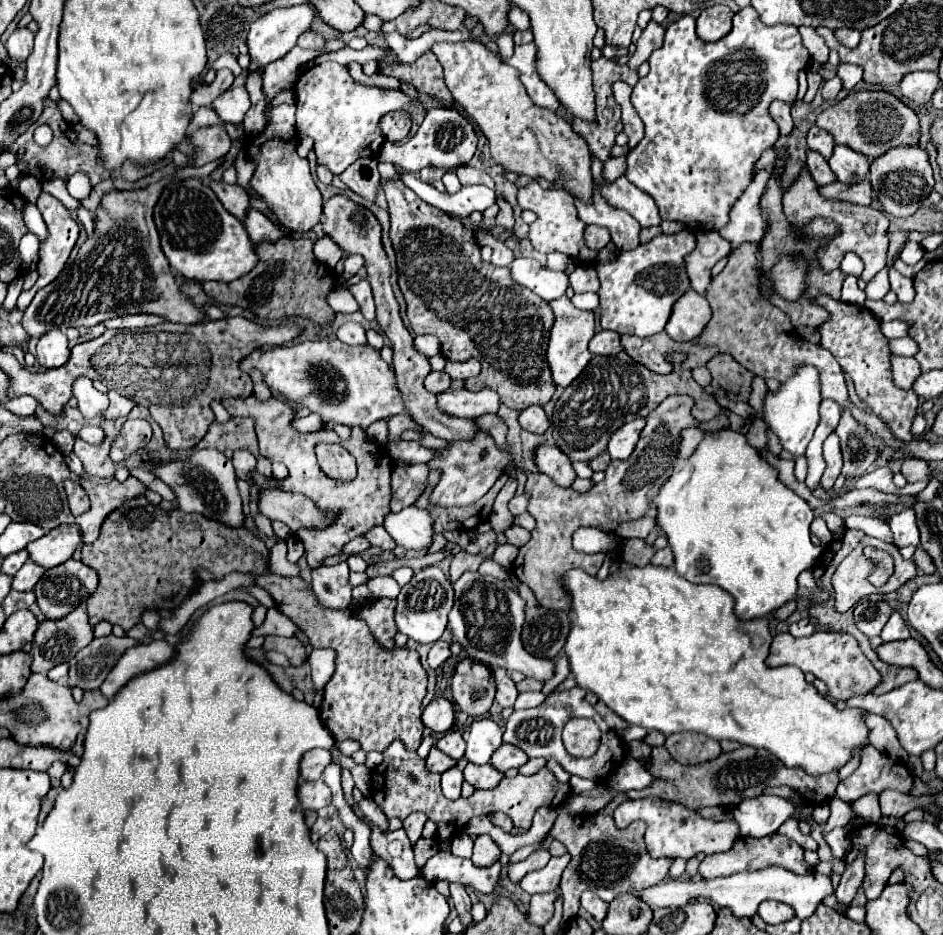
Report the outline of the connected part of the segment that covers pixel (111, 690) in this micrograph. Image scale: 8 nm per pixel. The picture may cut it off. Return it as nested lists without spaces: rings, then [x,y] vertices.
[[[154,640],[150,644],[138,644],[134,648],[128,648],[118,664],[114,664],[114,668],[110,670],[110,676],[106,676],[100,692],[104,690],[104,696],[110,700],[130,678],[168,662],[172,656],[174,648],[164,640]]]

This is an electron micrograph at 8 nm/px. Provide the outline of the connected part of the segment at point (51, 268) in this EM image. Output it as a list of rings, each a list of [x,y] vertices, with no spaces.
[[[42,192],[36,206],[38,206],[38,210],[42,212],[42,218],[44,218],[50,234],[48,234],[46,242],[44,242],[42,248],[40,248],[40,262],[38,262],[38,274],[40,274],[40,278],[38,278],[38,282],[36,282],[30,290],[24,290],[24,292],[18,296],[18,310],[20,310],[20,312],[24,312],[24,310],[30,306],[30,300],[34,298],[34,294],[36,294],[40,288],[44,288],[46,284],[50,284],[52,280],[56,280],[56,276],[64,270],[66,260],[68,260],[68,256],[70,256],[76,240],[78,240],[78,224],[70,218],[70,212],[68,212],[68,208],[62,206],[62,202],[58,202],[58,200],[56,200],[52,194],[48,194],[48,192]]]

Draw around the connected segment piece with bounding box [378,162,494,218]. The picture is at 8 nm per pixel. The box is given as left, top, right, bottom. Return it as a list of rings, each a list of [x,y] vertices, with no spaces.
[[[378,163],[378,170],[382,180],[398,176],[404,184],[408,184],[422,200],[428,204],[434,204],[436,208],[458,216],[458,218],[468,218],[472,212],[484,212],[488,206],[494,204],[494,192],[488,190],[486,186],[464,186],[458,194],[438,194],[430,184],[414,178],[412,173],[404,173],[396,170],[391,163]]]

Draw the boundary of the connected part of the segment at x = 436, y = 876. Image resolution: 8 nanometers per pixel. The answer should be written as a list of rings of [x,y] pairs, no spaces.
[[[438,852],[424,864],[420,874],[428,882],[458,882],[482,894],[492,894],[500,880],[500,864],[496,862],[494,866],[478,868],[472,860],[462,860],[450,852]]]

